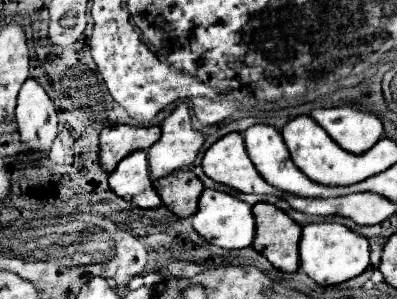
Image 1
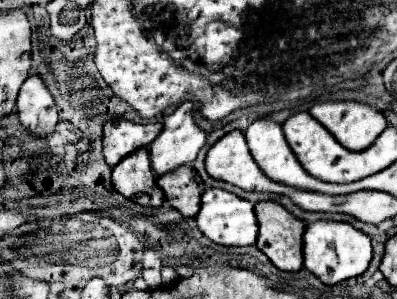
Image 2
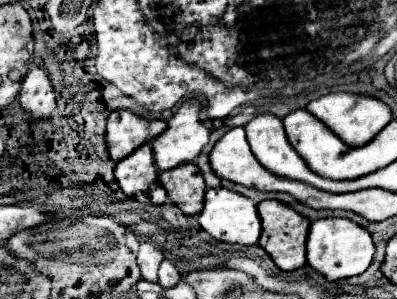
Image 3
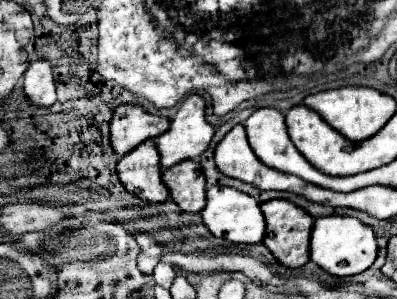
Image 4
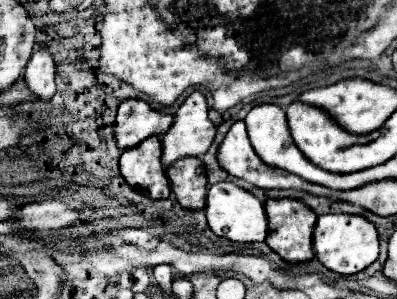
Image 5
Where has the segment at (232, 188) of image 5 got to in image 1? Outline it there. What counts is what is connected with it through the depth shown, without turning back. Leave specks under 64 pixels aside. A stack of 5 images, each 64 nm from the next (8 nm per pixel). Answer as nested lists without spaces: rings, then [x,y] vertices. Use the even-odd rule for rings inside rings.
[[[220,190],[202,192],[200,202],[198,202],[198,212],[192,216],[192,226],[204,240],[208,240],[214,246],[228,248],[228,250],[246,248],[252,244],[252,240],[256,236],[252,206],[248,206],[246,202],[238,200],[236,196],[232,196],[228,192],[220,192]]]

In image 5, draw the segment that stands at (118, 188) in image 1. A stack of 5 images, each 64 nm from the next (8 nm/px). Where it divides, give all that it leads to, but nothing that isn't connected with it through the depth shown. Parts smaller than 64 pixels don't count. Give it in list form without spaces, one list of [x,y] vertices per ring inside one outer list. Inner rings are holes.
[[[152,136],[134,148],[126,148],[120,156],[120,172],[124,180],[150,198],[168,198],[172,190],[160,156],[162,144],[158,136]]]

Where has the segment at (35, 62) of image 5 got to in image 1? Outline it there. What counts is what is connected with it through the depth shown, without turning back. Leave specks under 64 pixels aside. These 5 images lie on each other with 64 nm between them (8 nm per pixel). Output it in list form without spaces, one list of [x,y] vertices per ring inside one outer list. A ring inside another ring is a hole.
[[[28,78],[20,88],[16,122],[20,130],[20,140],[30,150],[50,150],[50,144],[58,134],[58,112],[46,90],[34,78]]]

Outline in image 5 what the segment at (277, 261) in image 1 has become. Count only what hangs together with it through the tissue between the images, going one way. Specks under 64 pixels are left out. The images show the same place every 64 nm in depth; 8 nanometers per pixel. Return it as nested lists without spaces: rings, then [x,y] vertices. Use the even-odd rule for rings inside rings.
[[[282,198],[282,200],[268,200],[264,204],[266,216],[268,216],[268,238],[266,244],[280,254],[286,262],[306,262],[314,258],[312,248],[312,234],[314,234],[314,212],[302,202],[294,198]]]

